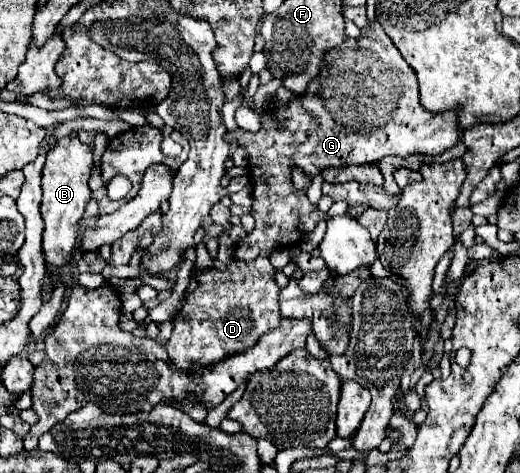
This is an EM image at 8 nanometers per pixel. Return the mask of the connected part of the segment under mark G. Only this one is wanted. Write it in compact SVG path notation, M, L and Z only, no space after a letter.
M378 21L368 23L362 29L360 39L346 39L344 43L332 47L322 63L320 73L310 81L304 95L294 97L288 105L268 107L260 115L262 127L258 133L248 133L236 129L226 133L228 143L238 143L248 153L248 171L252 183L252 211L256 219L256 227L236 243L234 257L238 261L254 261L256 257L268 257L274 249L294 247L300 243L304 233L312 231L318 219L326 219L316 205L308 201L304 191L296 191L292 187L292 169L302 169L308 177L318 175L328 167L346 167L346 165L364 165L376 163L386 155L428 155L436 157L446 149L454 147L460 141L460 127L454 111L446 111L444 115L434 115L420 105L418 99L418 83L414 69L406 63L400 51L394 47L390 37L384 33Z

